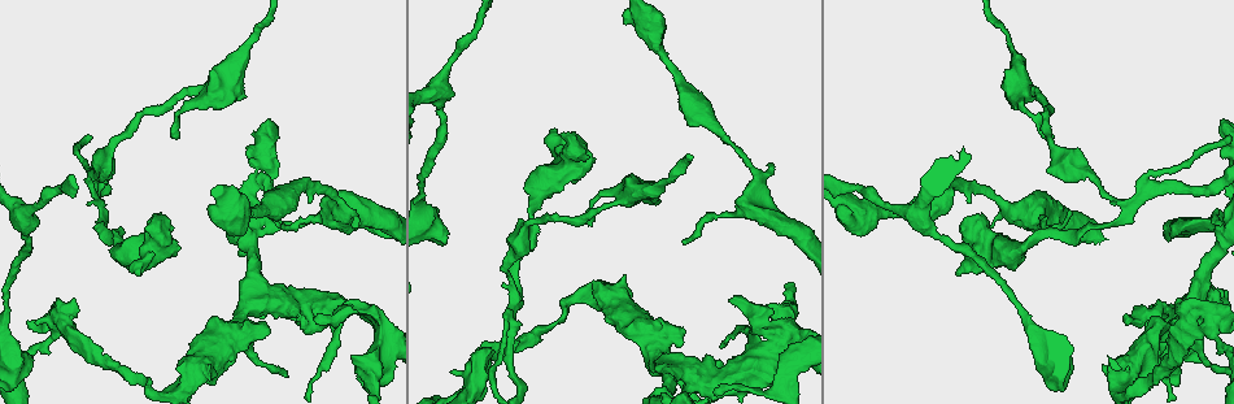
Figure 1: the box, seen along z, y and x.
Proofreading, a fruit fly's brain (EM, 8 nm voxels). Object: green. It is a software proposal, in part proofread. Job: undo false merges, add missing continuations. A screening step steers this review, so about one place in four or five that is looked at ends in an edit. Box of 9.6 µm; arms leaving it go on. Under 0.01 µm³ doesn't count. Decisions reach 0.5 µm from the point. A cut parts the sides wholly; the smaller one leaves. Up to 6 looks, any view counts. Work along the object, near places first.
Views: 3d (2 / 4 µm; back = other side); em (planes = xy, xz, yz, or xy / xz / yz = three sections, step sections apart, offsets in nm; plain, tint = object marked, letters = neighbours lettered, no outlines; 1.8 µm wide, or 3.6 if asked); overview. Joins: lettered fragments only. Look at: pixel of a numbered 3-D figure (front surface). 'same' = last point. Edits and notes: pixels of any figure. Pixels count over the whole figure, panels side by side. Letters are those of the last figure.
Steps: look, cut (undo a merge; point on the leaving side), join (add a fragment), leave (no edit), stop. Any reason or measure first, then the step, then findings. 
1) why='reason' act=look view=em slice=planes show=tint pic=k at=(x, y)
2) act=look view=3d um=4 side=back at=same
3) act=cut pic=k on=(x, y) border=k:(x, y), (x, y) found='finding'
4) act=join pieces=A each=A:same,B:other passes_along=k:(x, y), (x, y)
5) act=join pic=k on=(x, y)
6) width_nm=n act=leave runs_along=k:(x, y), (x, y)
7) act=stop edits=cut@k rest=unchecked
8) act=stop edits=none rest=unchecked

why='four or more arms meet' act=look view=3d um=2 pic=1 at=(518, 297)

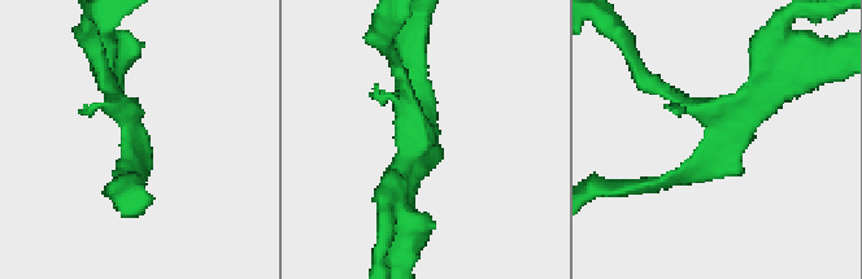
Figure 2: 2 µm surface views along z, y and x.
act=look view=em slice=xz step=4 show=tint pic=2 at=(126, 157)

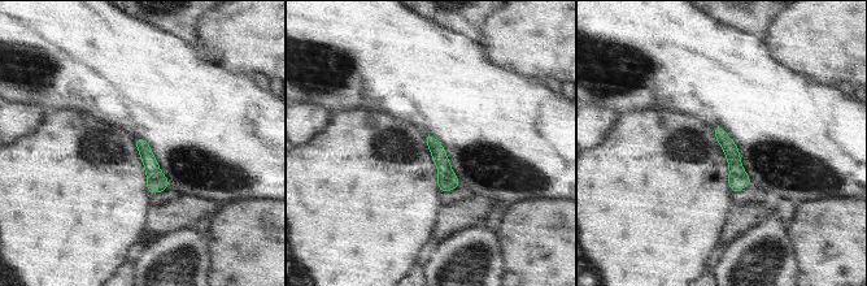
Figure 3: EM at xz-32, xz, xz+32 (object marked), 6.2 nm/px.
act=look view=em slice=planes show=letters at=same

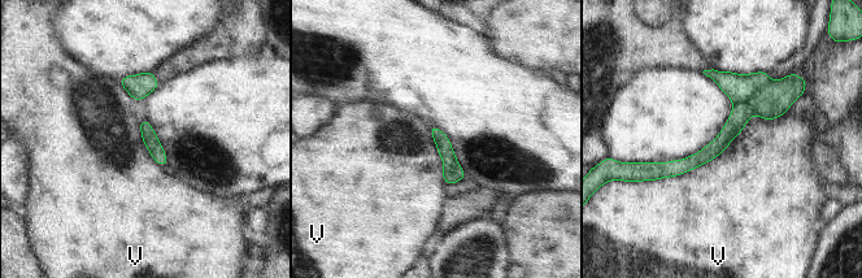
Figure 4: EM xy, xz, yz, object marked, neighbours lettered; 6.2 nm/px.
longest_contact=V:1000nm act=cut pic=4 on=(740, 88) each=V:other border=4:(770, 82), (744, 103), (734, 105) found='a second neuron is stuck on'

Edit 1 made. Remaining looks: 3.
why='redraw' act=look view=overview

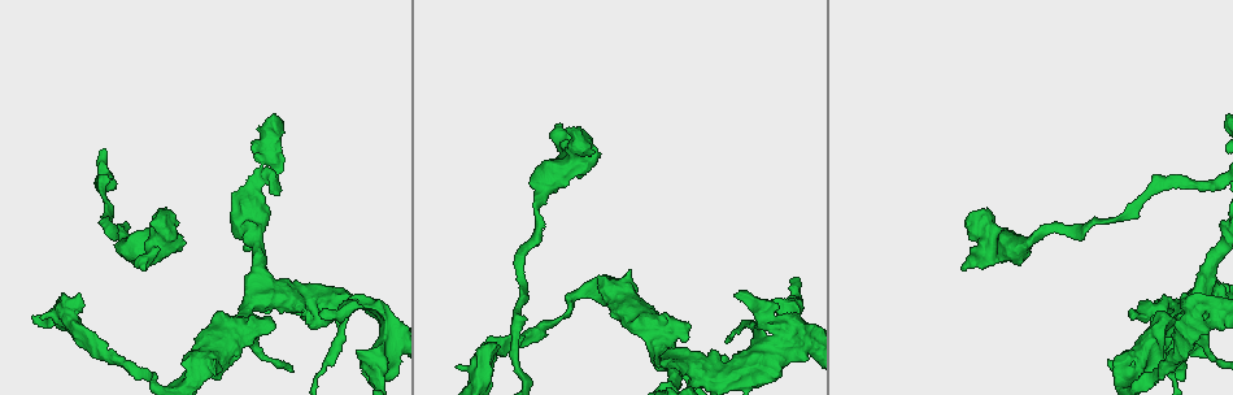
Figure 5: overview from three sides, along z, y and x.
why='branch stops here' act=look view=em um=3.6 slice=yz step=4 show=tint pic=5 at=(497, 344)

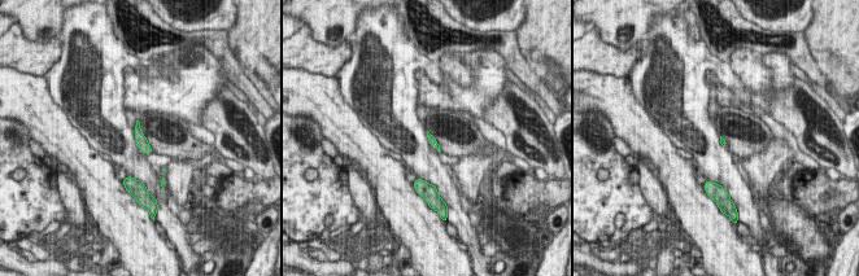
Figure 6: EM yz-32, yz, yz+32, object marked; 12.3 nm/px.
why='cut it another way' act=look view=em um=3.6 slice=planes show=letters at=same

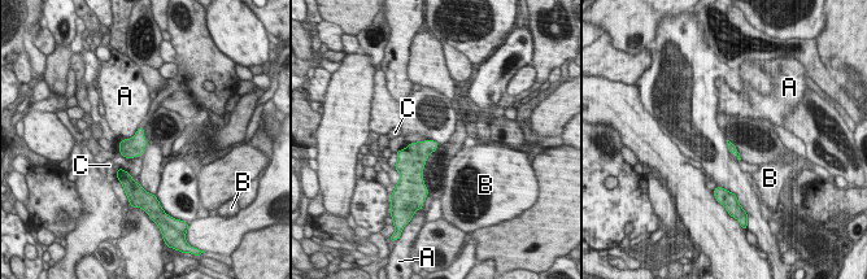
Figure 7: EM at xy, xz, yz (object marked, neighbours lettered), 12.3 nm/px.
longest_contact=A:170nm act=leave each=A:other,B:other,C:other border=7:(135, 134), (123, 139) found='no lettered fragment goes on from it'

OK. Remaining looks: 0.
act=stop edits=cut@4 rest=unchecked

